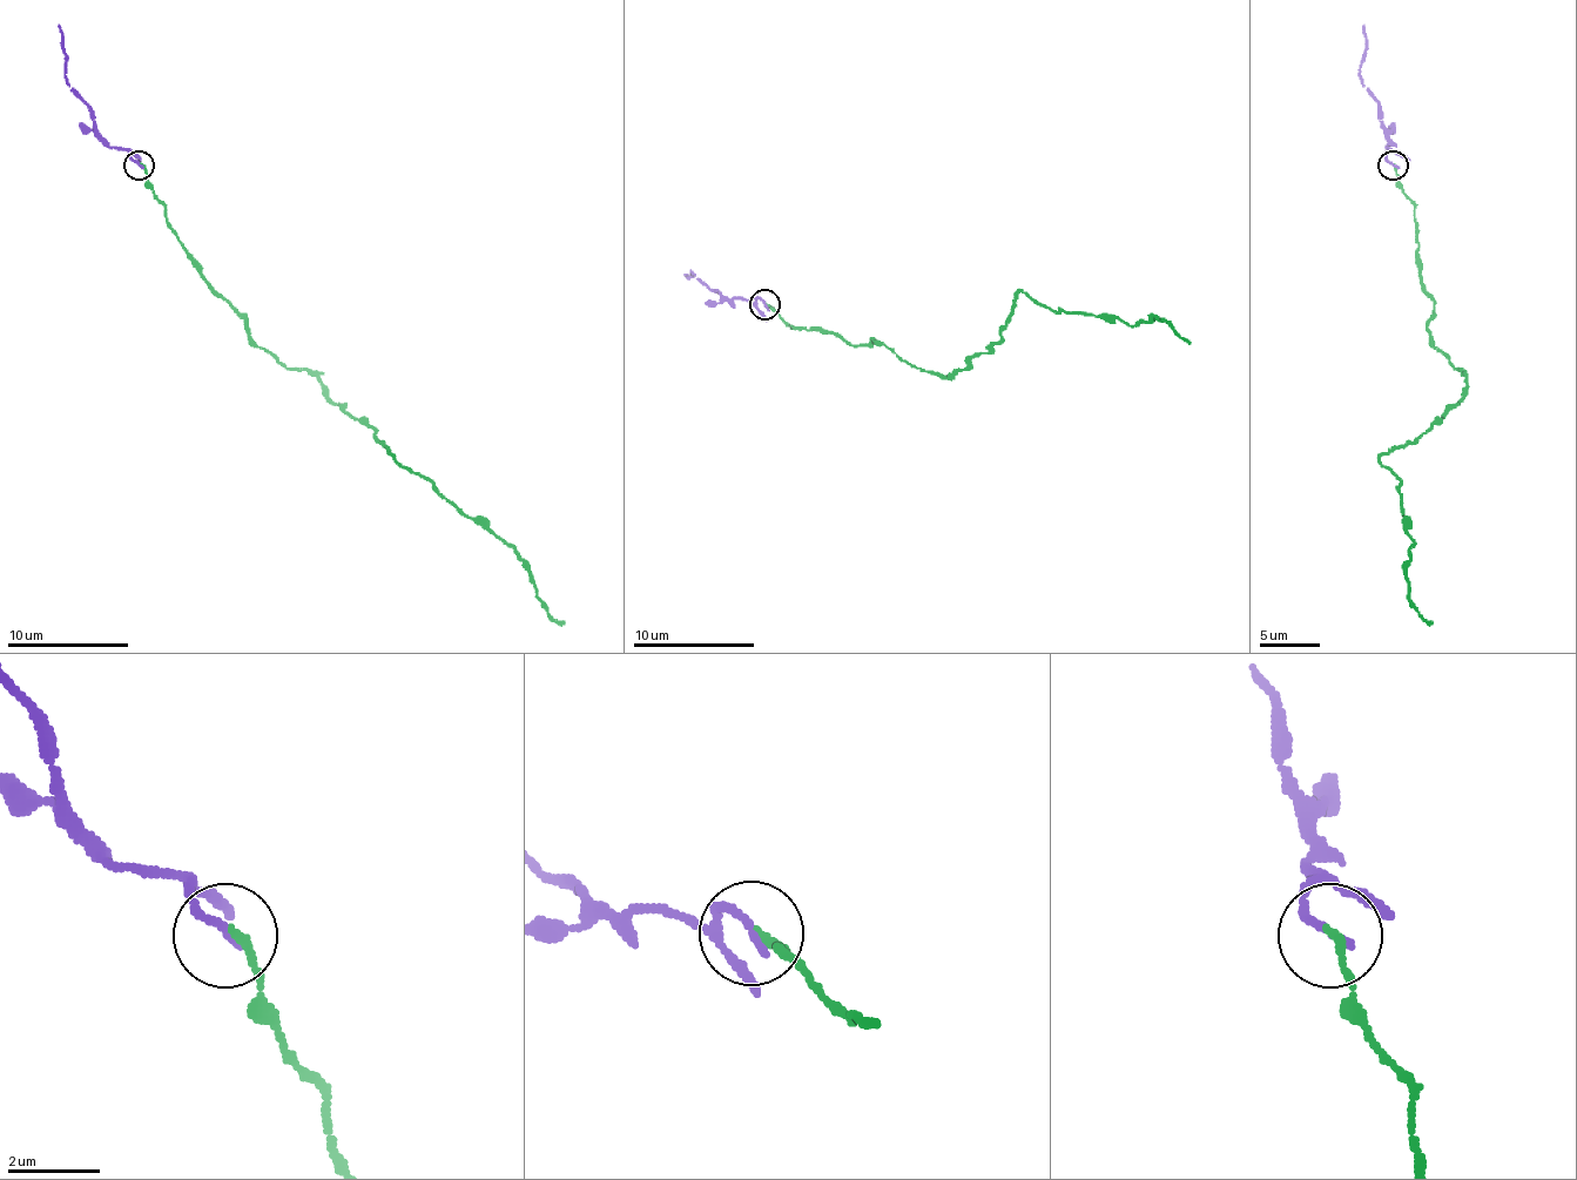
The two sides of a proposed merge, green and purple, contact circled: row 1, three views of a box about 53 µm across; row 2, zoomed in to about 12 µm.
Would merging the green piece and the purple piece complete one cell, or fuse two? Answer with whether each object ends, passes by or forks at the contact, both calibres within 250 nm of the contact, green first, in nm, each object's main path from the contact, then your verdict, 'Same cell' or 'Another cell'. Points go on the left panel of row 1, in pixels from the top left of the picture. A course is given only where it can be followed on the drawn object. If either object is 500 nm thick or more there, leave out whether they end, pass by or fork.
At the ring green ends. At the ring purple ends. Thickness 180 nm (green) against 190 nm. Course of green: (137, 163), (168, 227), (253, 342), (308, 369), (396, 457), (486, 523), (565, 624). Course of purple: (137, 166), (129, 150), (110, 148), (86, 102), (65, 81), (59, 24). Same cell

